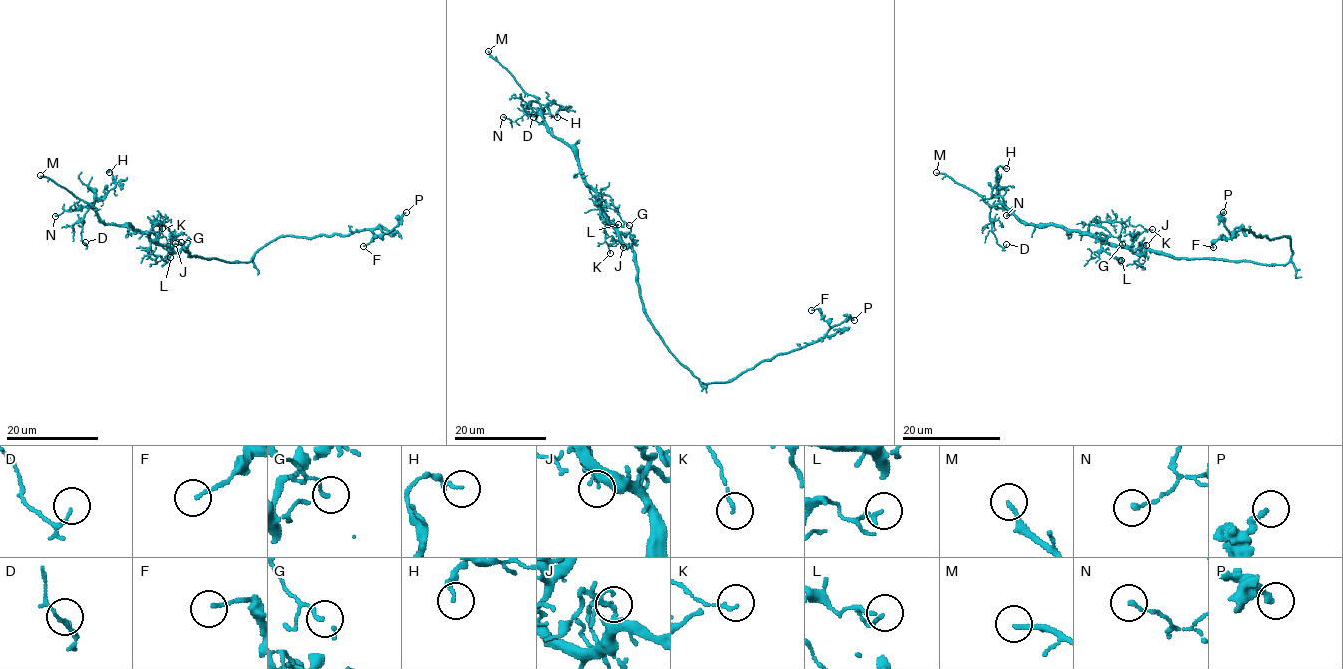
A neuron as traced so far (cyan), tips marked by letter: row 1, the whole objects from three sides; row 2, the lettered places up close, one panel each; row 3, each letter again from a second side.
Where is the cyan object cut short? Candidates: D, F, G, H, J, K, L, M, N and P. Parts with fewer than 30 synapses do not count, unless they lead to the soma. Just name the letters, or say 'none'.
M

